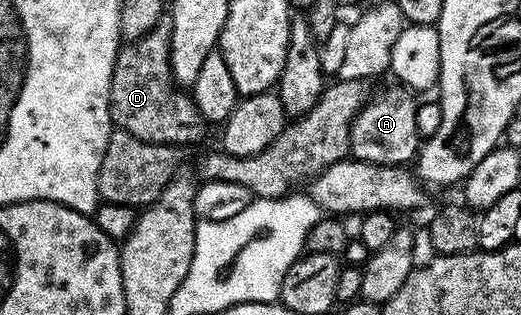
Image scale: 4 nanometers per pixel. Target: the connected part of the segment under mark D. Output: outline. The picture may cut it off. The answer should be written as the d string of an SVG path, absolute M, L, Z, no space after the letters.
M162 17L155 25L155 29L151 29L151 33L147 33L142 39L126 42L118 50L117 61L112 64L109 76L109 117L114 128L131 133L148 143L168 143L170 145L197 143L204 137L207 124L205 118L199 113L199 109L193 104L192 98L188 94L180 95L176 91L178 88L175 86L169 60L172 32L172 18Z

